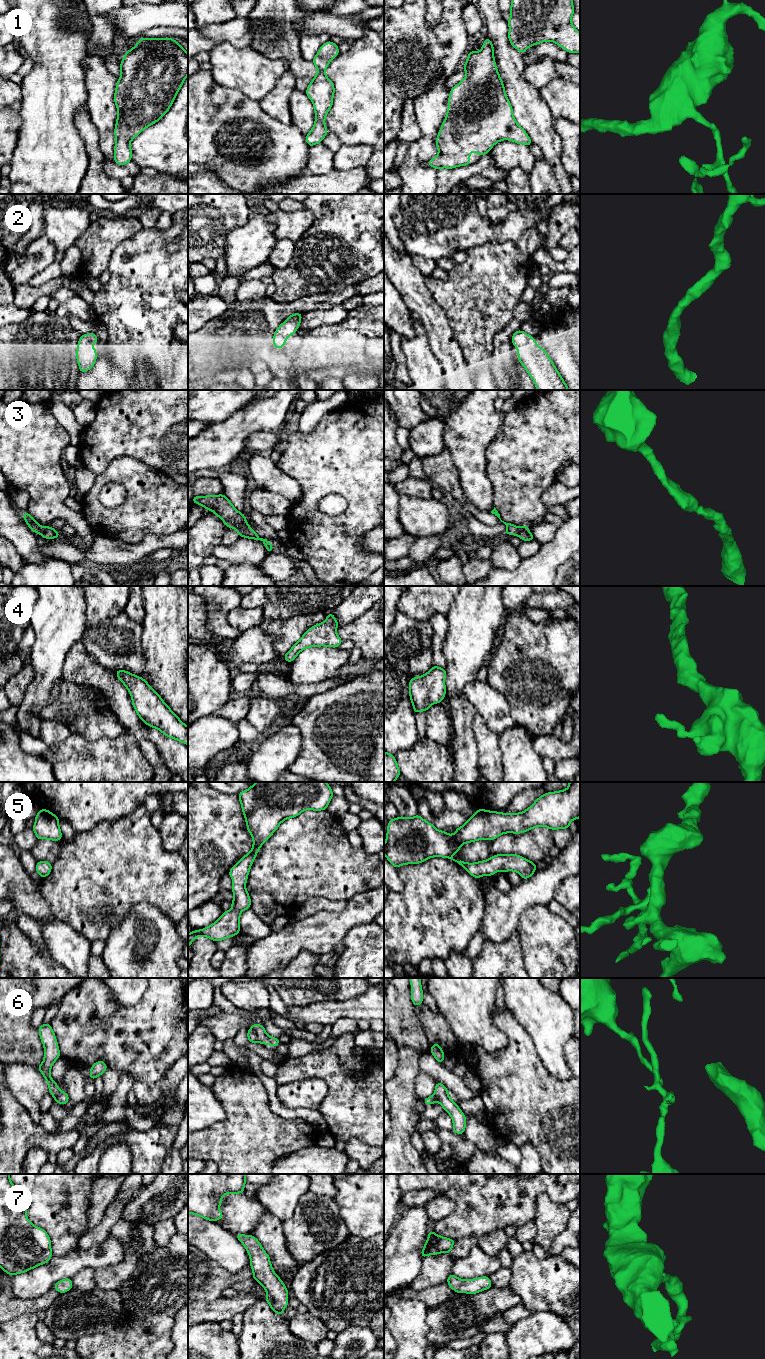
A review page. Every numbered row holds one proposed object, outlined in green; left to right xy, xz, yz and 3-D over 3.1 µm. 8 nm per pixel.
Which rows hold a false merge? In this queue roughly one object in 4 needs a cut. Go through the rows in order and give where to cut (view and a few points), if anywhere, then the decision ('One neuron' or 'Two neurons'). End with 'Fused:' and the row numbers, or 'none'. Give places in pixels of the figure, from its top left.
1: No split. One neuron
2: No split. One neuron
3: No split. One neuron
4: No split. One neuron
5: No split. One neuron
6: Split along xz (251, 1027), (259, 1042). Two neurons
7: No split. One neuron
Fused: 6

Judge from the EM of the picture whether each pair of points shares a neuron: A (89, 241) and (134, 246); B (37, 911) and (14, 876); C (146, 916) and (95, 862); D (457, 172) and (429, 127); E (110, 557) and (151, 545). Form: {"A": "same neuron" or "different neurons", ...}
{"A": "different neurons", "B": "same neuron", "C": "different neurons", "D": "different neurons", "E": "same neuron"}

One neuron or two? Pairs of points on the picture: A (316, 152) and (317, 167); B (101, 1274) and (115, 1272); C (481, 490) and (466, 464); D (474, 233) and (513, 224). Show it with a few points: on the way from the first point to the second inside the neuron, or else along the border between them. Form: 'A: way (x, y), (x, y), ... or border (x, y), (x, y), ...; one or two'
A: way (317, 156), (317, 163); one
B: way (104, 1274), (112, 1274); one
C: way (475, 484), (472, 470); one
D: way (484, 232), (503, 231); one

